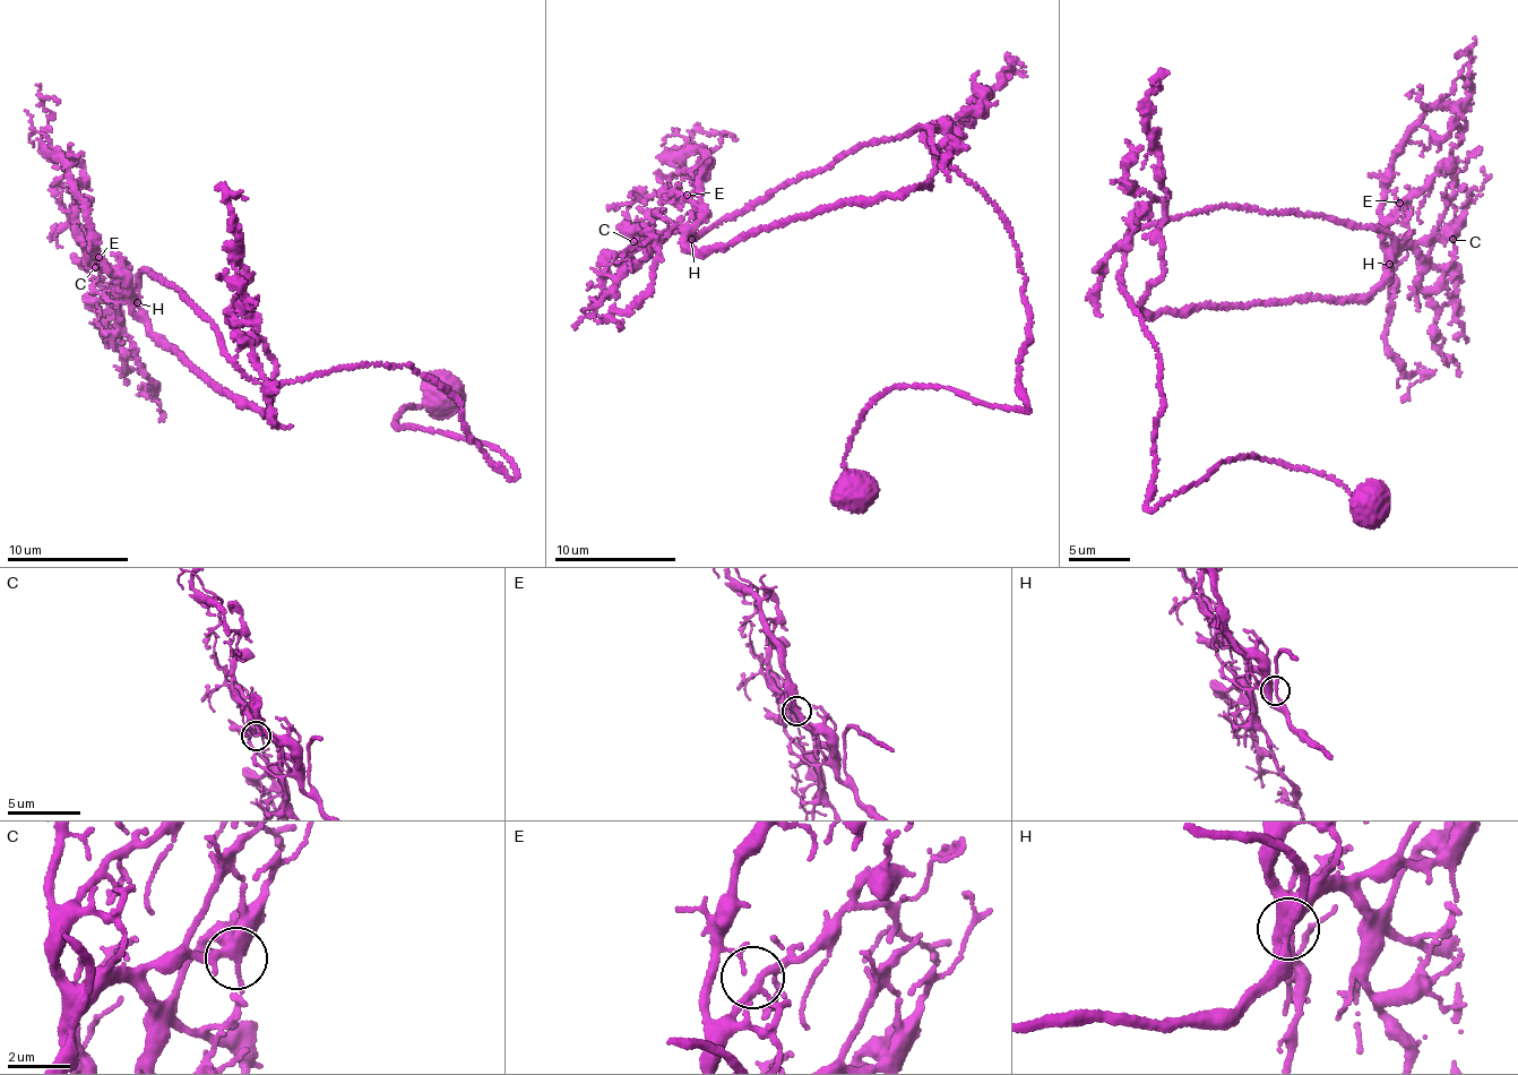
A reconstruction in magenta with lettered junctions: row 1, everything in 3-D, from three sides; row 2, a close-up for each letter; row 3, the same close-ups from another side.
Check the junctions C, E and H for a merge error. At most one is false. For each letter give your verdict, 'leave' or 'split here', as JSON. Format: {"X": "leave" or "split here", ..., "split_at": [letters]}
{"C": "leave", "E": "leave", "H": "leave", "split_at": []}

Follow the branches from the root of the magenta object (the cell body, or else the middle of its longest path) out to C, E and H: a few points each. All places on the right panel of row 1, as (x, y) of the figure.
C: (1371, 498), (1248, 457), (1148, 510), (1162, 378), (1126, 248), (1235, 204), (1397, 252), (1452, 239)
E: (1371, 498), (1248, 457), (1148, 510), (1162, 378), (1121, 275), (1146, 224), (1235, 204), (1393, 252), (1399, 203)
H: (1371, 498), (1248, 457), (1148, 510), (1162, 378), (1121, 275), (1146, 224), (1235, 204), (1377, 228), (1390, 264)

